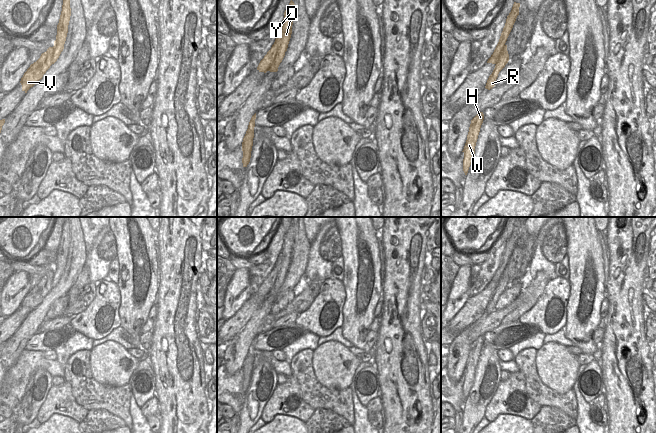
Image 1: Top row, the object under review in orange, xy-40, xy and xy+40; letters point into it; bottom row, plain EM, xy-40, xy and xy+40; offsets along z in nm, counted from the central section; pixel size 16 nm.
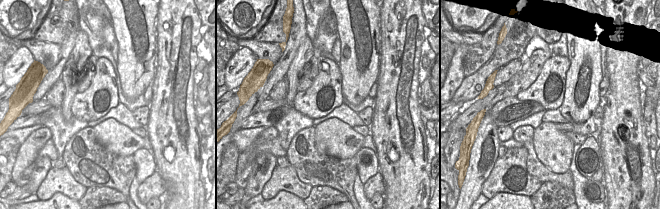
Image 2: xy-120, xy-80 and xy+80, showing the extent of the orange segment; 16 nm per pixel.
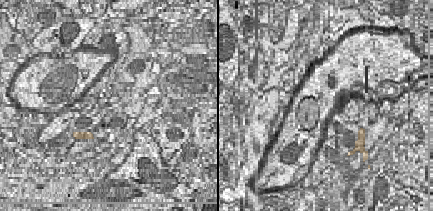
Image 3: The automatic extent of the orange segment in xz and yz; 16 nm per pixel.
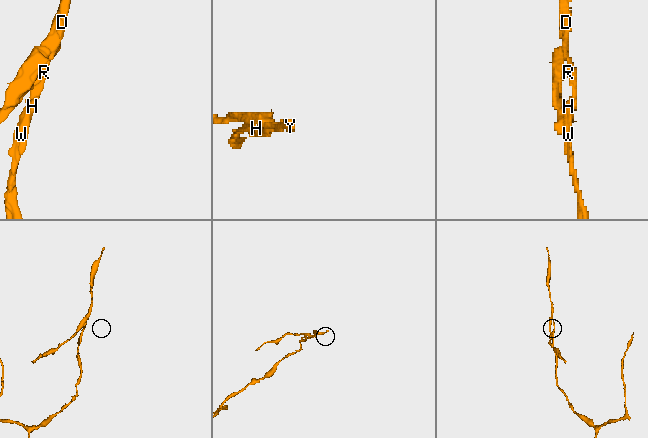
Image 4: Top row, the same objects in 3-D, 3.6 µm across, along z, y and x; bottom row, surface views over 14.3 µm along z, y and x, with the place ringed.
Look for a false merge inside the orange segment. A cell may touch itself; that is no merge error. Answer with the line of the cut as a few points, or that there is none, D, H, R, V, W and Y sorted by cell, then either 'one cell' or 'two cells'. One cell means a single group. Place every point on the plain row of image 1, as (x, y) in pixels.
cut xy (267, 277), (274, 283), (268, 294); groups D H R W Y / V; two cells

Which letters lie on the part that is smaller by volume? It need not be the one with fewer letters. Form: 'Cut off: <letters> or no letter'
Cut off: V

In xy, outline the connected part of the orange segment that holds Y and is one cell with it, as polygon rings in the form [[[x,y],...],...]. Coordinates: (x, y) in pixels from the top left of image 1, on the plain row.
[[[291,224],[288,231],[284,236],[284,243],[282,250],[277,258],[274,268],[267,276],[268,281],[275,283],[274,287],[270,291],[270,296],[277,296],[280,287],[282,286],[285,276],[287,275],[288,268],[292,258],[292,249],[294,245],[295,228]]]

